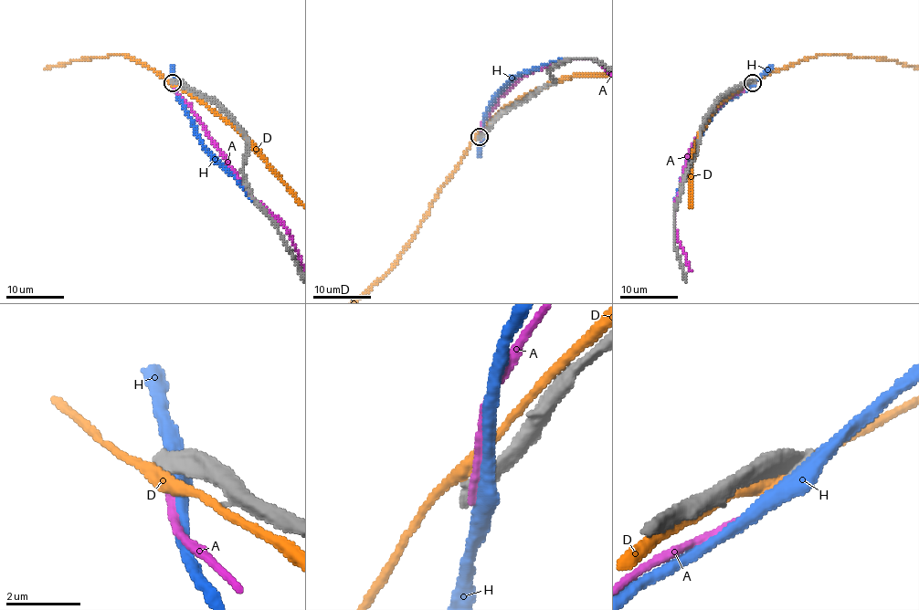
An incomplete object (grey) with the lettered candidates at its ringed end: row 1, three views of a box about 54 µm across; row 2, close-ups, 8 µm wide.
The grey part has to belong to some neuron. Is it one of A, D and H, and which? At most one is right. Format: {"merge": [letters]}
{"merge": []}

